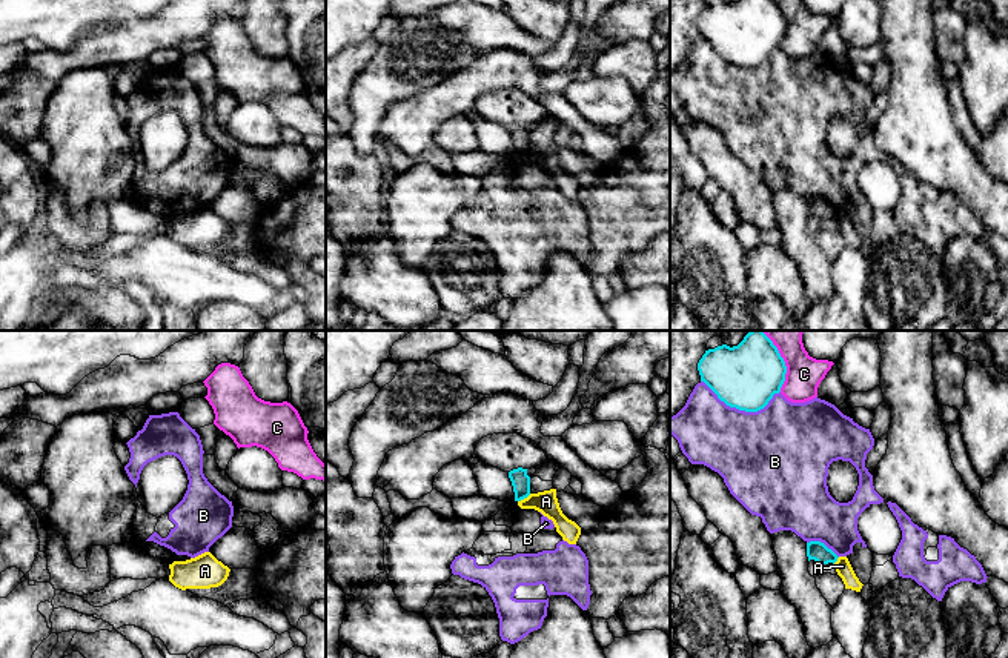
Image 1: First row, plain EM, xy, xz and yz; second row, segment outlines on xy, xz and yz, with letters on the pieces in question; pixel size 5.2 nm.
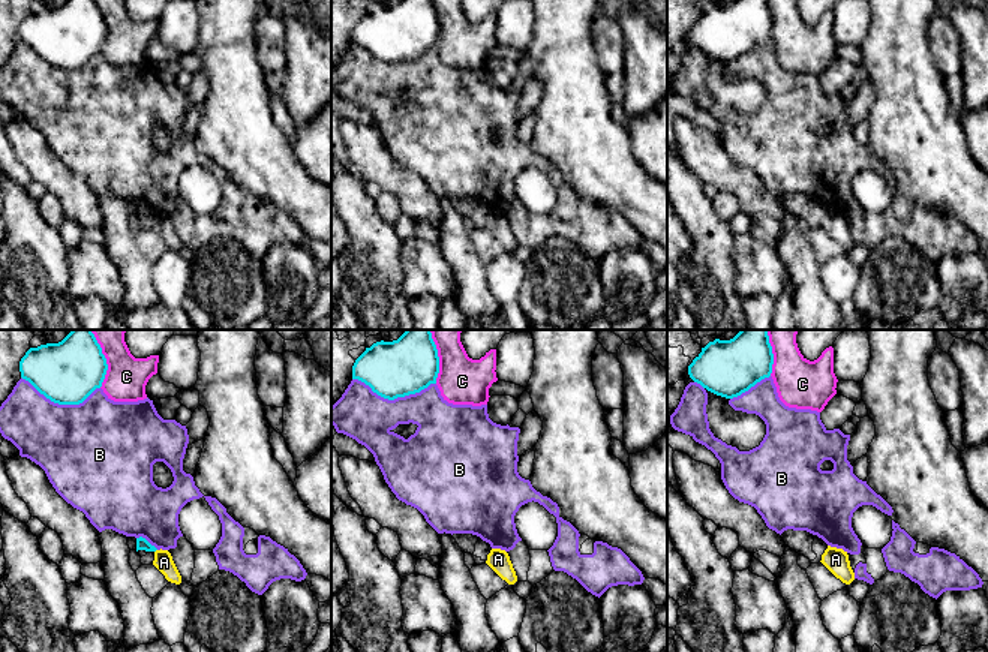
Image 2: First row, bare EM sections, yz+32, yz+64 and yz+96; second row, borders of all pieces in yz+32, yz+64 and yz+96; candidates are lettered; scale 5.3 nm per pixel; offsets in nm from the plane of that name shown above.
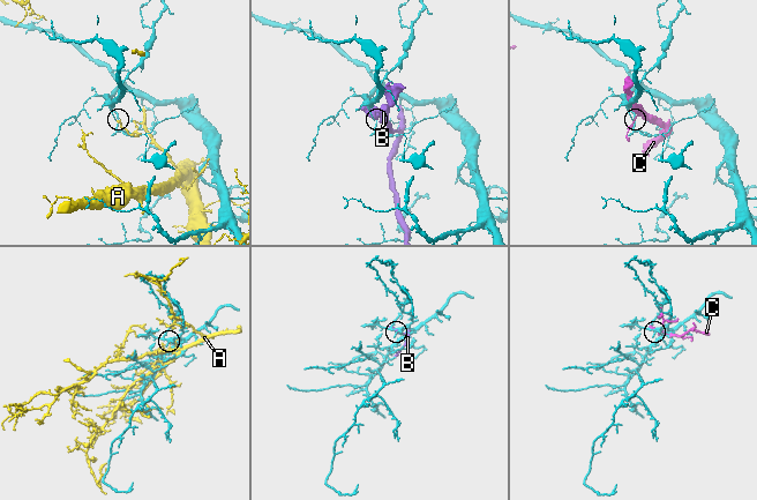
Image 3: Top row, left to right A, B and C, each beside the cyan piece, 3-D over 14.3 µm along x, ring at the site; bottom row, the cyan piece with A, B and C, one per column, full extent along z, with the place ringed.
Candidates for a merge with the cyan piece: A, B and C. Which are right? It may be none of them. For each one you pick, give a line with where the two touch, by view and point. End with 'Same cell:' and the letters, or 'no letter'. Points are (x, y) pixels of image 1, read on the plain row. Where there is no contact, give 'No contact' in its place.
Same cell: no letter

